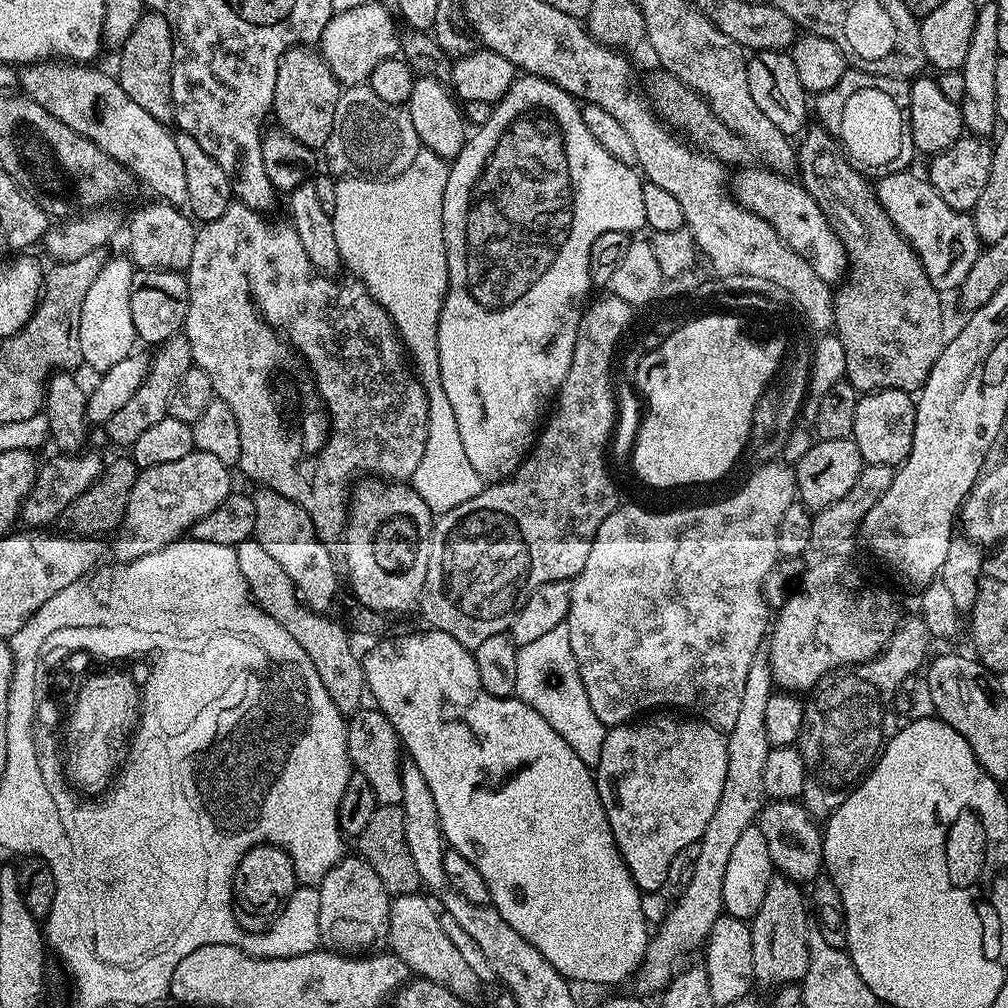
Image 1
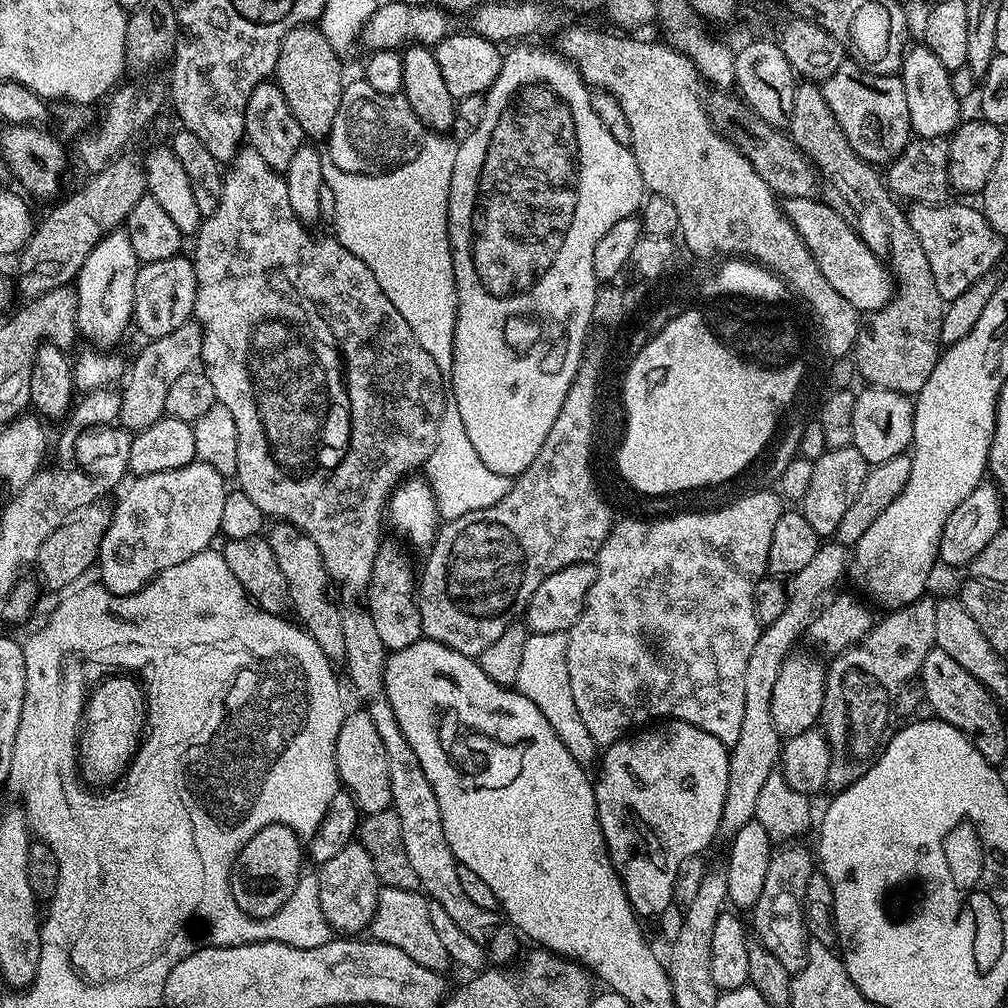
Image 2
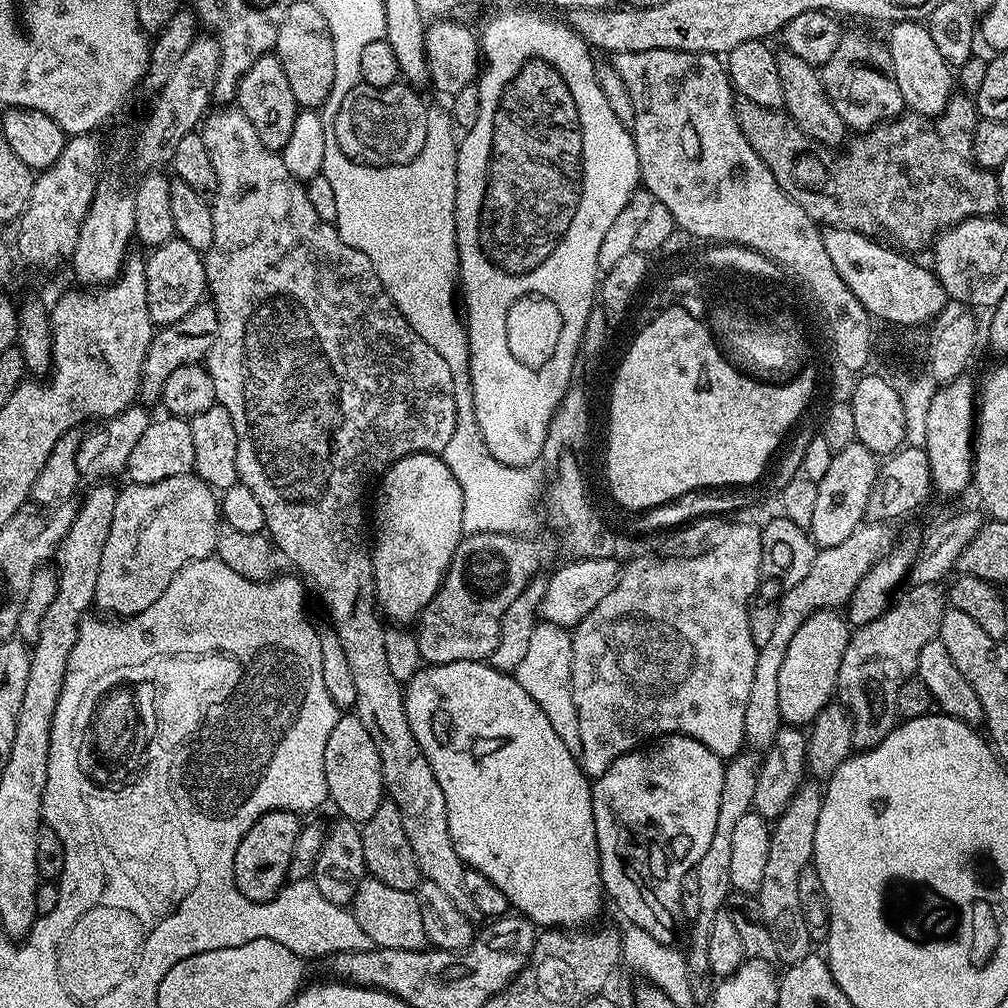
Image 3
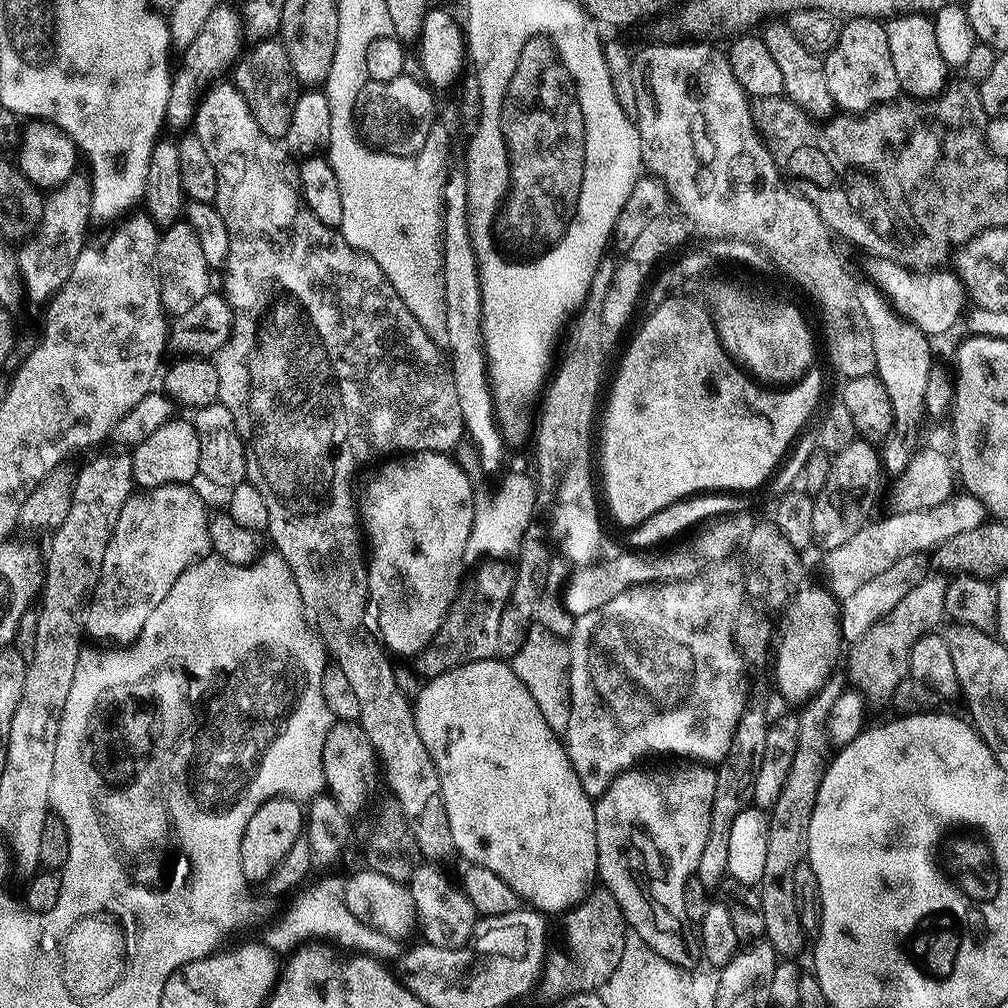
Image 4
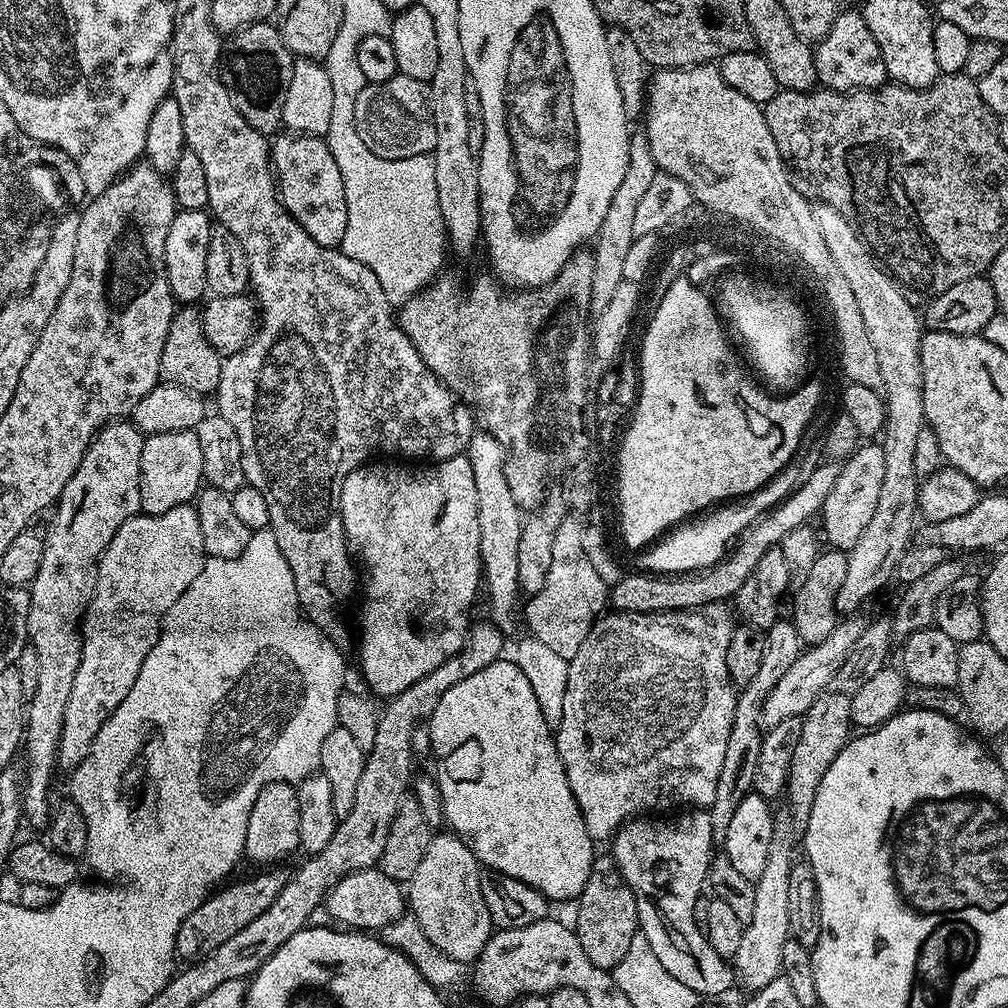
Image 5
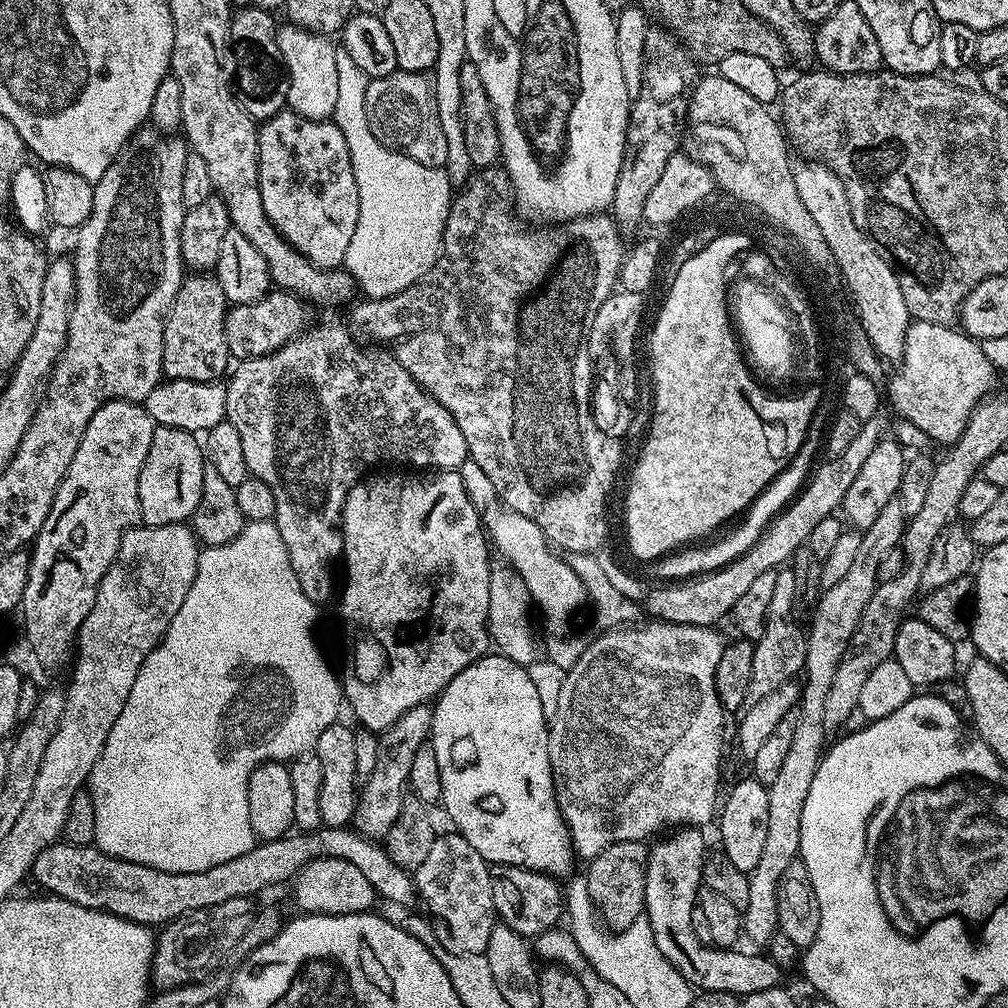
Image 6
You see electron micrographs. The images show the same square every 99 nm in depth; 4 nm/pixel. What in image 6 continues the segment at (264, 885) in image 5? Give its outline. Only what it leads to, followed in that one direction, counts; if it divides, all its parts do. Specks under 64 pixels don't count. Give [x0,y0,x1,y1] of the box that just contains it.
[151,896,254,992]

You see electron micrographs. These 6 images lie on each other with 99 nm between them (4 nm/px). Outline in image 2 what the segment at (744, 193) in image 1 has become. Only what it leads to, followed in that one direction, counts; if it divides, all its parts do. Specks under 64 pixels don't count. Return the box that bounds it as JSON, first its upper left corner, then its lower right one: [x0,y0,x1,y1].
[782,196,894,314]

